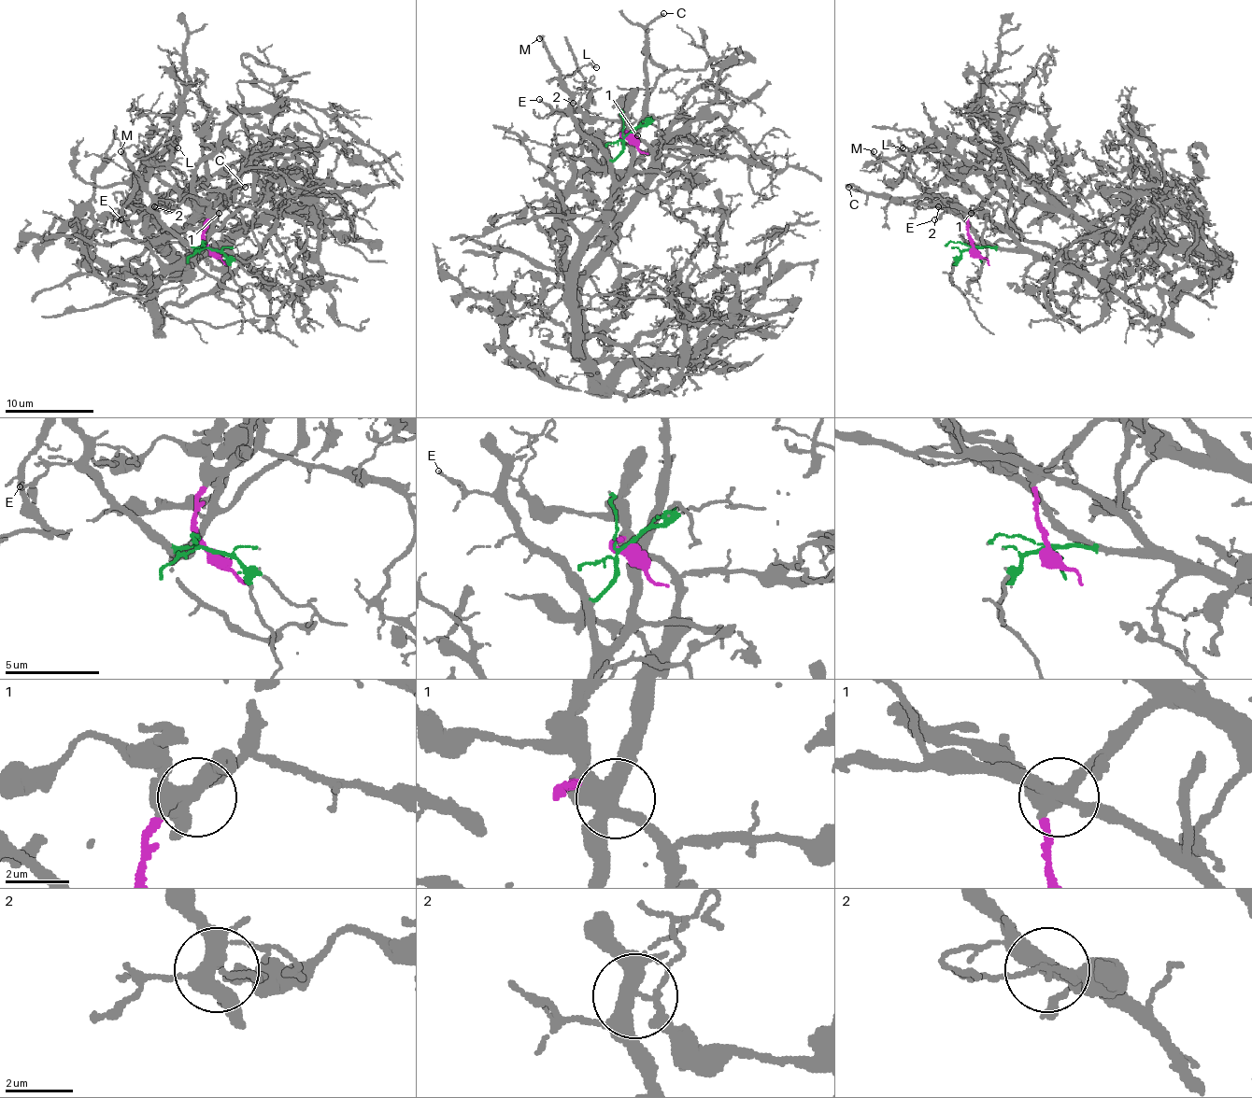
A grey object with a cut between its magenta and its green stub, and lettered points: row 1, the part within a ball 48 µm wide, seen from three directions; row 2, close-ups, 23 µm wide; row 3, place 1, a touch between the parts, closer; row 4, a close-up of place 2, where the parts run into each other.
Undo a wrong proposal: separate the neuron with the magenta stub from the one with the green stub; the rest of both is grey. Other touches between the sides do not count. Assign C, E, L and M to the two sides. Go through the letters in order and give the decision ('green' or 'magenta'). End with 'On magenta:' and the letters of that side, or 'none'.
C: green
E: green
L: green
M: green
On magenta: none

